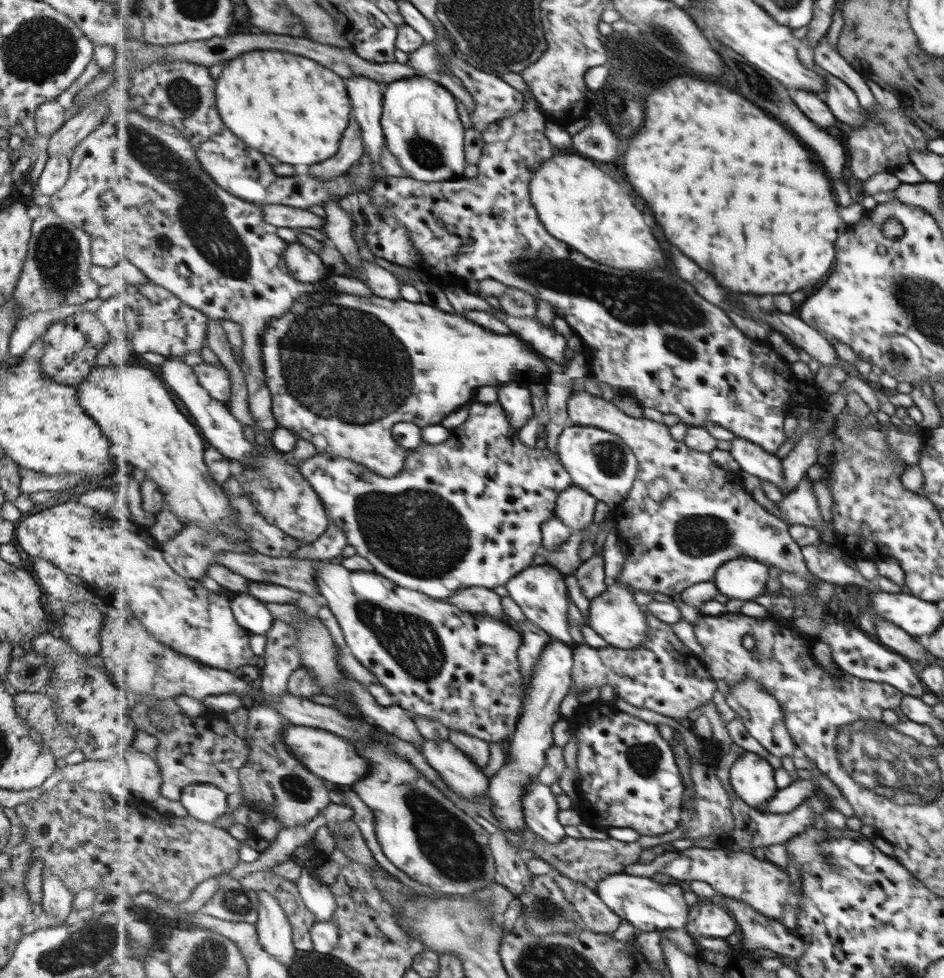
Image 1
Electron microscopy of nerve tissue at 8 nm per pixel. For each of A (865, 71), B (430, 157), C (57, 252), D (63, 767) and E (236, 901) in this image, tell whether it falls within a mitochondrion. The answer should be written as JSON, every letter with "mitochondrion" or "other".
{"A":"other","B":"mitochondrion","C":"mitochondrion","D":"other","E":"mitochondrion"}

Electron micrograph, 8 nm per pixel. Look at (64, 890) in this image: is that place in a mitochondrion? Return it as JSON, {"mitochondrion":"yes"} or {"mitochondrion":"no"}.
{"mitochondrion":"no"}

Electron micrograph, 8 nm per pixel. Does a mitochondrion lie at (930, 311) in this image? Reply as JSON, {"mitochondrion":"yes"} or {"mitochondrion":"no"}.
{"mitochondrion":"yes"}

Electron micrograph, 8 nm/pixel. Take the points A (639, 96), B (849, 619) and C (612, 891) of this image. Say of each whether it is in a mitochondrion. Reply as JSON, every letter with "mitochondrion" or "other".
{"A":"other","B":"other","C":"other"}

